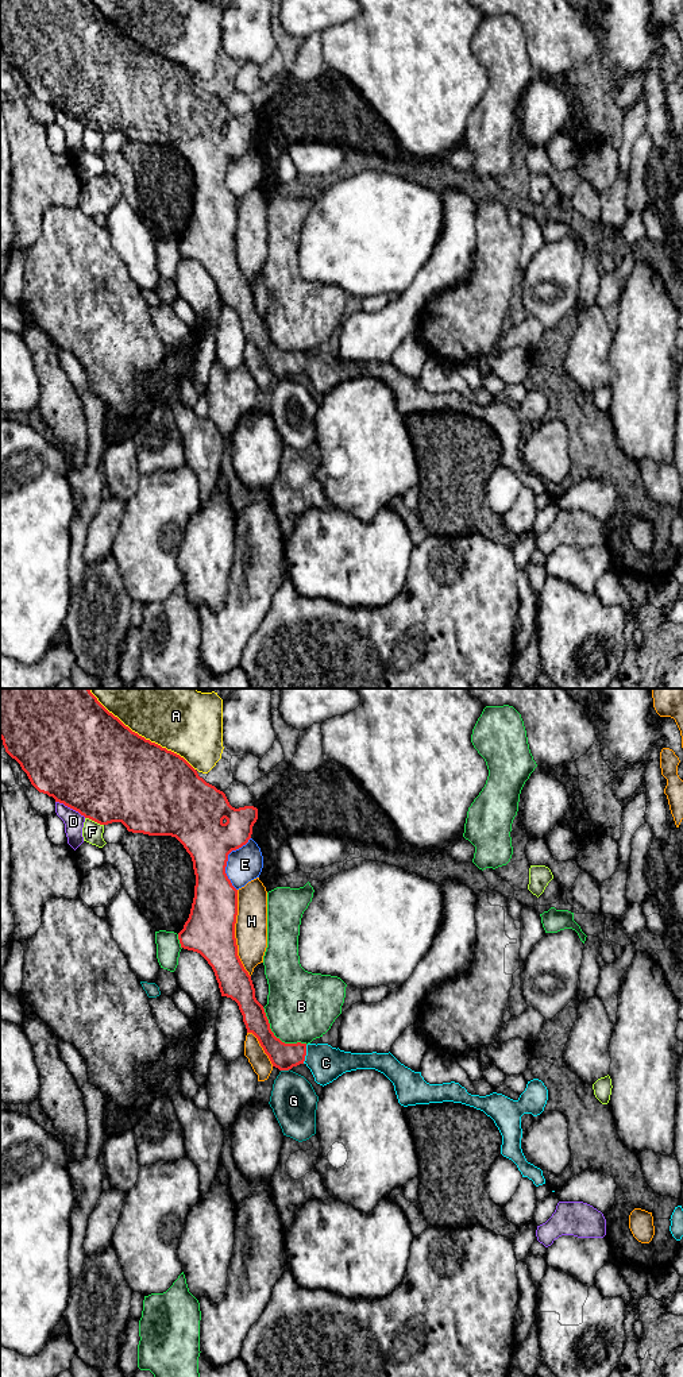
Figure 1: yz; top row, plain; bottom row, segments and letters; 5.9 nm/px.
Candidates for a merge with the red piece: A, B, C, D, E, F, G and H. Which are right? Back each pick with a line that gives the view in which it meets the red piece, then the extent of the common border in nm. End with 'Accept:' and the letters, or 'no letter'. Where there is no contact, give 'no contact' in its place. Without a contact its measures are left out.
C: contact in yz; length 110 nm
Accept: C

